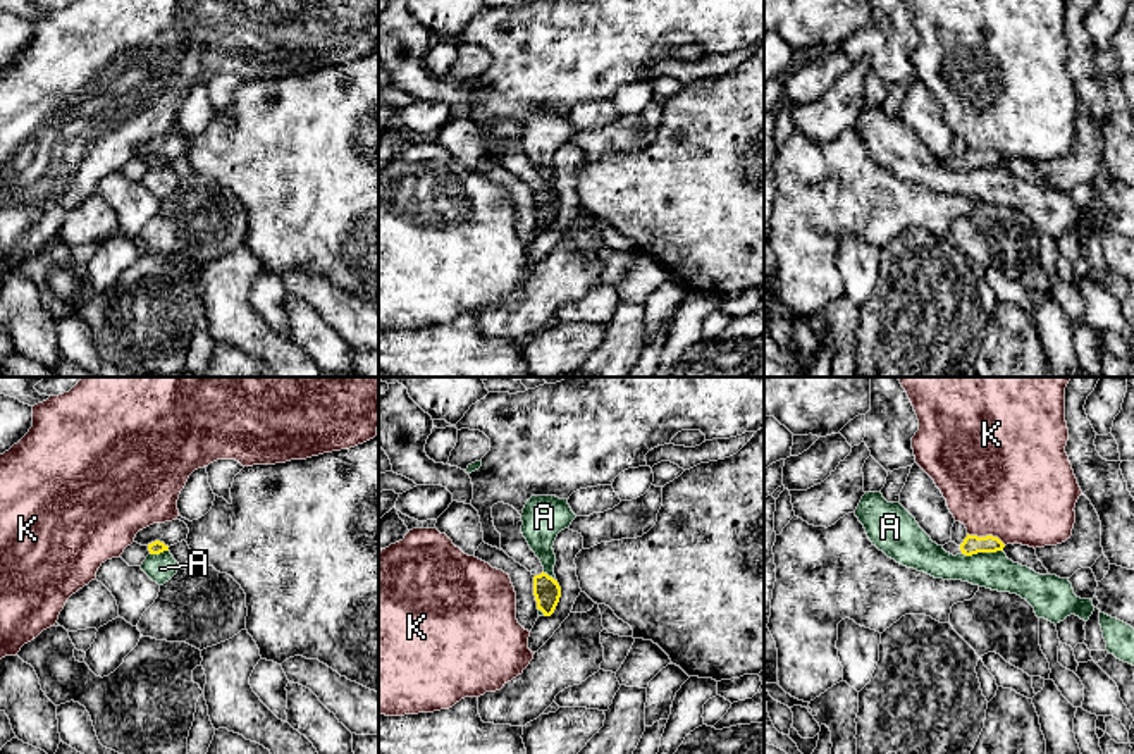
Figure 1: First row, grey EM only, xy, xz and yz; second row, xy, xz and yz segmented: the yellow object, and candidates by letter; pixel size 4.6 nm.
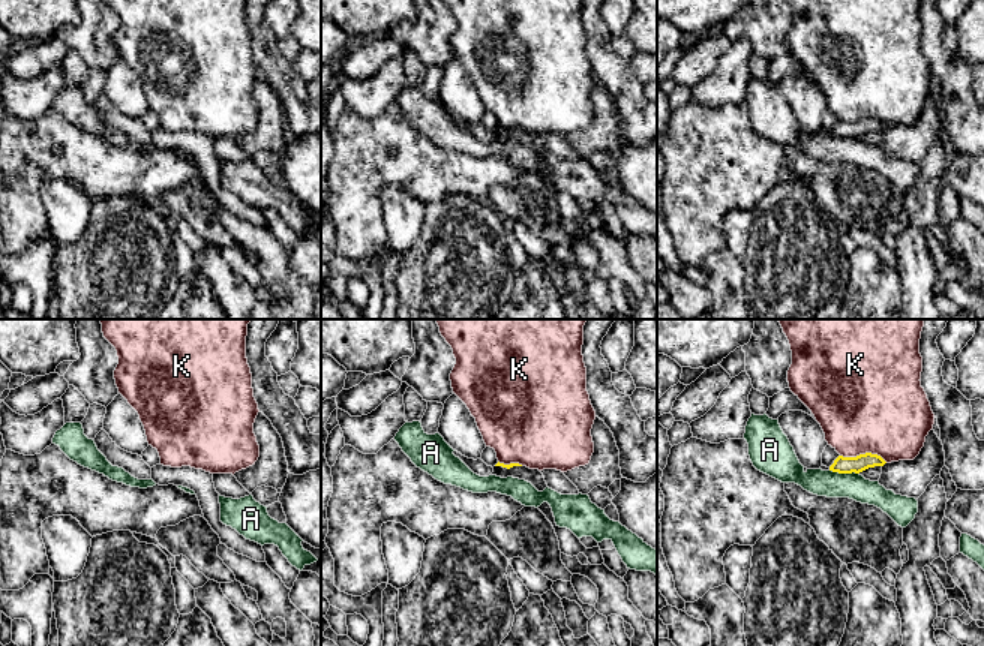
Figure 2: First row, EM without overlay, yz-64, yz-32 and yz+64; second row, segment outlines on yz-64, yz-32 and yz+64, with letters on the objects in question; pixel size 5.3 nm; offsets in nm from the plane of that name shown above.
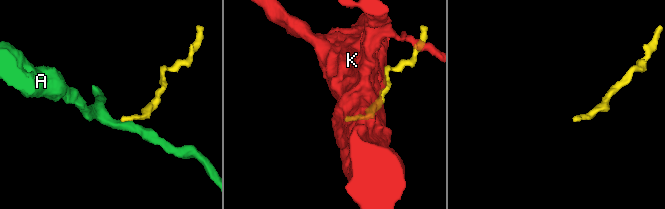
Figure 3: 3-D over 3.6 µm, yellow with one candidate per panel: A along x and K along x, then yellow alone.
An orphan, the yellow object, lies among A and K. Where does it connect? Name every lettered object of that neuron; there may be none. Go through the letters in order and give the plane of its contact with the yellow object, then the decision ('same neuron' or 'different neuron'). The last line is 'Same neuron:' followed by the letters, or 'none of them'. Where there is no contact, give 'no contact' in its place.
A: meets yellow in yz; different neuron
K: meets yellow in yz; different neuron
Same neuron: none of them

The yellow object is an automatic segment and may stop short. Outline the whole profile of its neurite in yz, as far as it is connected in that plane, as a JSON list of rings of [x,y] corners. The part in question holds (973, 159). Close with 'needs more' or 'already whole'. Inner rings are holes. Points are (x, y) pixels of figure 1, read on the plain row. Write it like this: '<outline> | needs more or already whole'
[[[969,148],[960,160],[957,160],[955,157],[948,157],[943,160],[943,164],[953,170],[957,170],[957,169],[972,170],[977,167],[996,167],[996,165],[1003,165],[1003,162],[1005,162],[1005,158],[998,151],[993,151],[993,150],[977,151],[977,150],[969,150]]] | needs more

